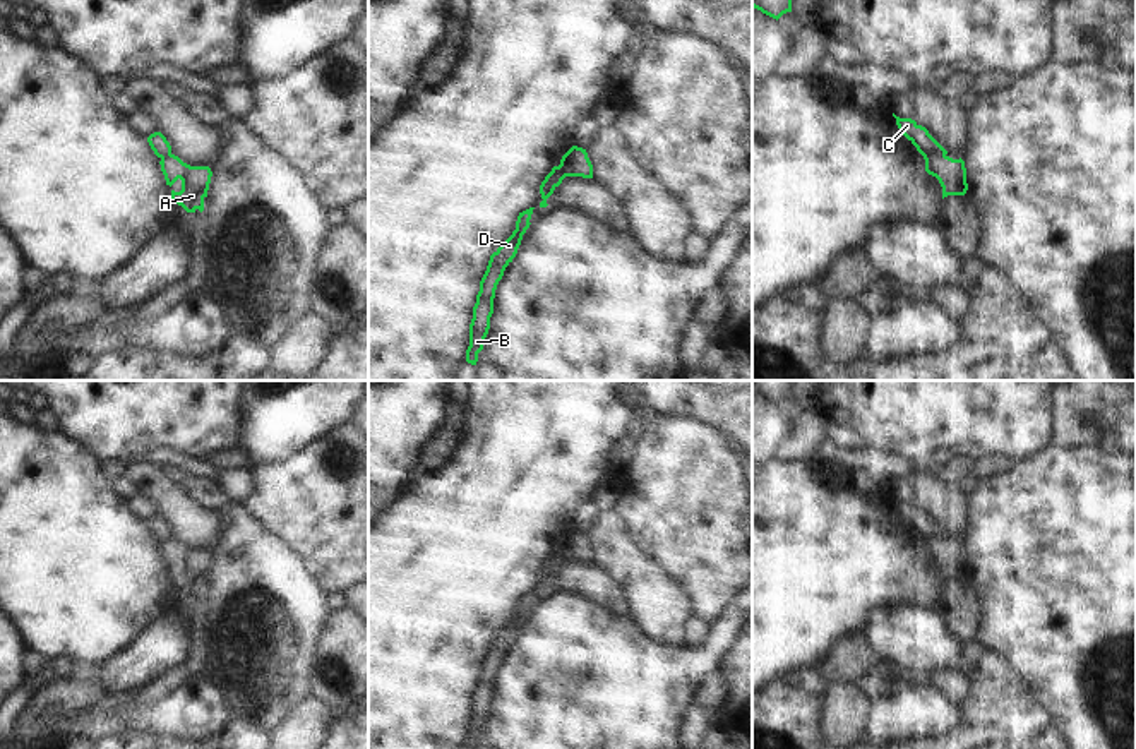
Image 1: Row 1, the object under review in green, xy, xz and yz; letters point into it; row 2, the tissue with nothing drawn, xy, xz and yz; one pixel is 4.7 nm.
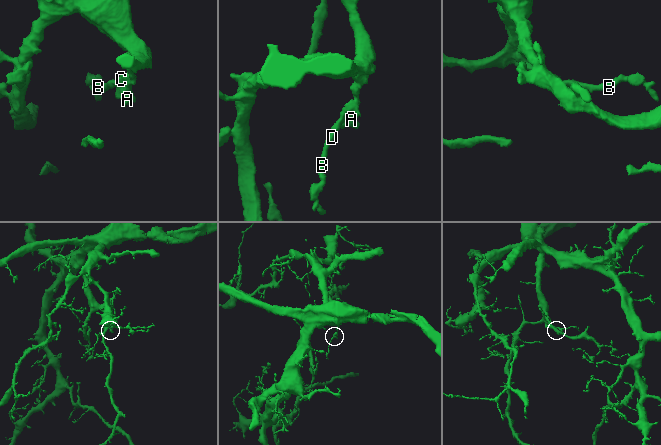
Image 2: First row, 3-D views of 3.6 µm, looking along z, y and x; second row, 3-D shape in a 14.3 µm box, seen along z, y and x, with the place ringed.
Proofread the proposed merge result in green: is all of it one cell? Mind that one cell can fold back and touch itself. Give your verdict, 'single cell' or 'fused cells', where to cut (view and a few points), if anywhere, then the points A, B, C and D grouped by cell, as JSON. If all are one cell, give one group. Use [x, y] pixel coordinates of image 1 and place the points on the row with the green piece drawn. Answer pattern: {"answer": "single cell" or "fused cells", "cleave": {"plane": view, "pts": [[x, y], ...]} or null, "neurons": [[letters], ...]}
{"answer": "fused cells", "cleave": {"plane": "yz", "pts": [[922, 155], [944, 156]]}, "neurons": [["A"], ["B", "C", "D"]]}

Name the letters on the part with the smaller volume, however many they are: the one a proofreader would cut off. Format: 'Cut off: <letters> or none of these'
Cut off: B, C, D

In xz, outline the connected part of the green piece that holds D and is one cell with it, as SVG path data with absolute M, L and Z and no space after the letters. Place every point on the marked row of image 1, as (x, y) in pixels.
M535 207L519 213L516 230L512 235L490 255L487 271L480 281L480 291L473 307L473 319L469 324L469 346L466 350L466 362L476 365L478 353L483 350L483 341L490 329L490 317L493 314L493 298L499 281L505 267L512 262L521 245L523 235L529 228L529 219Z

